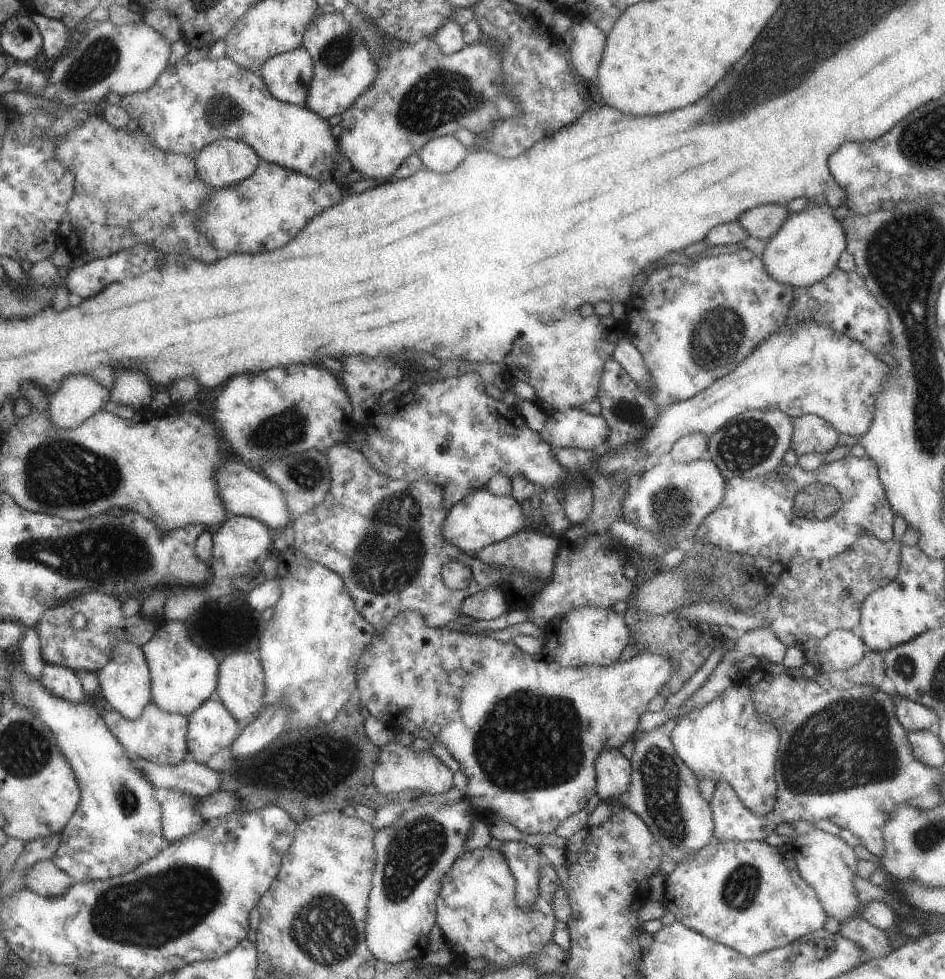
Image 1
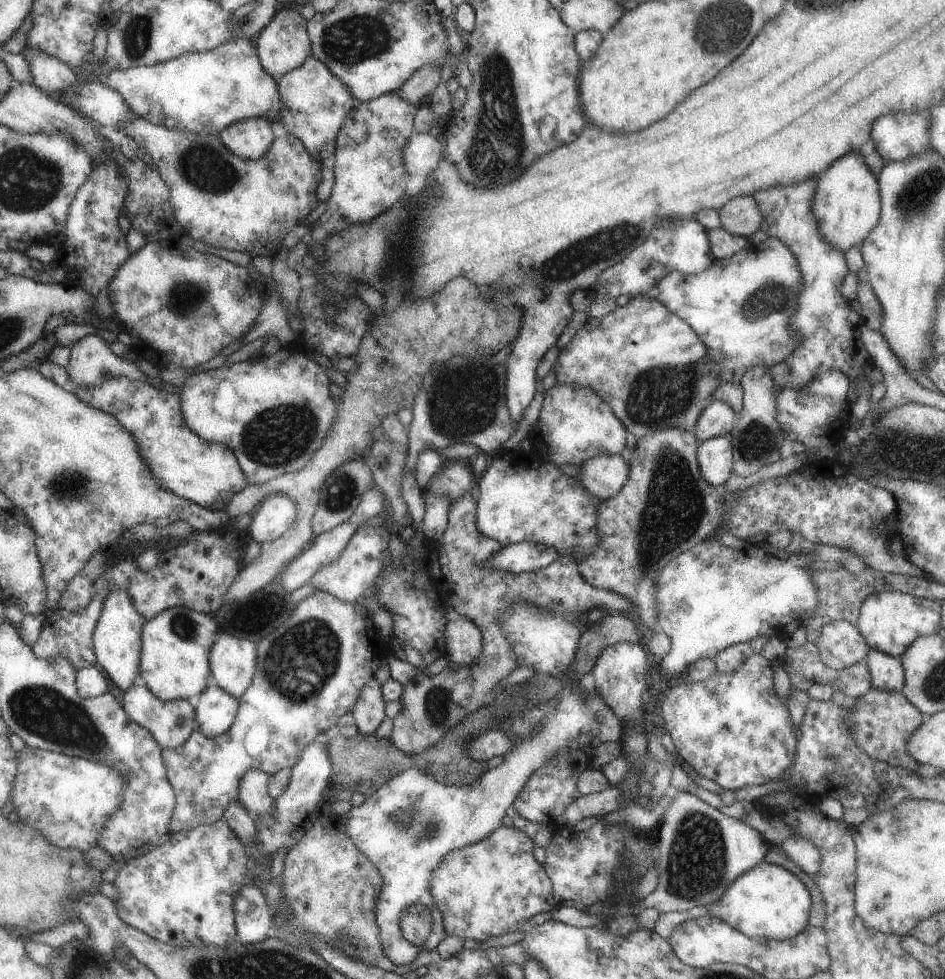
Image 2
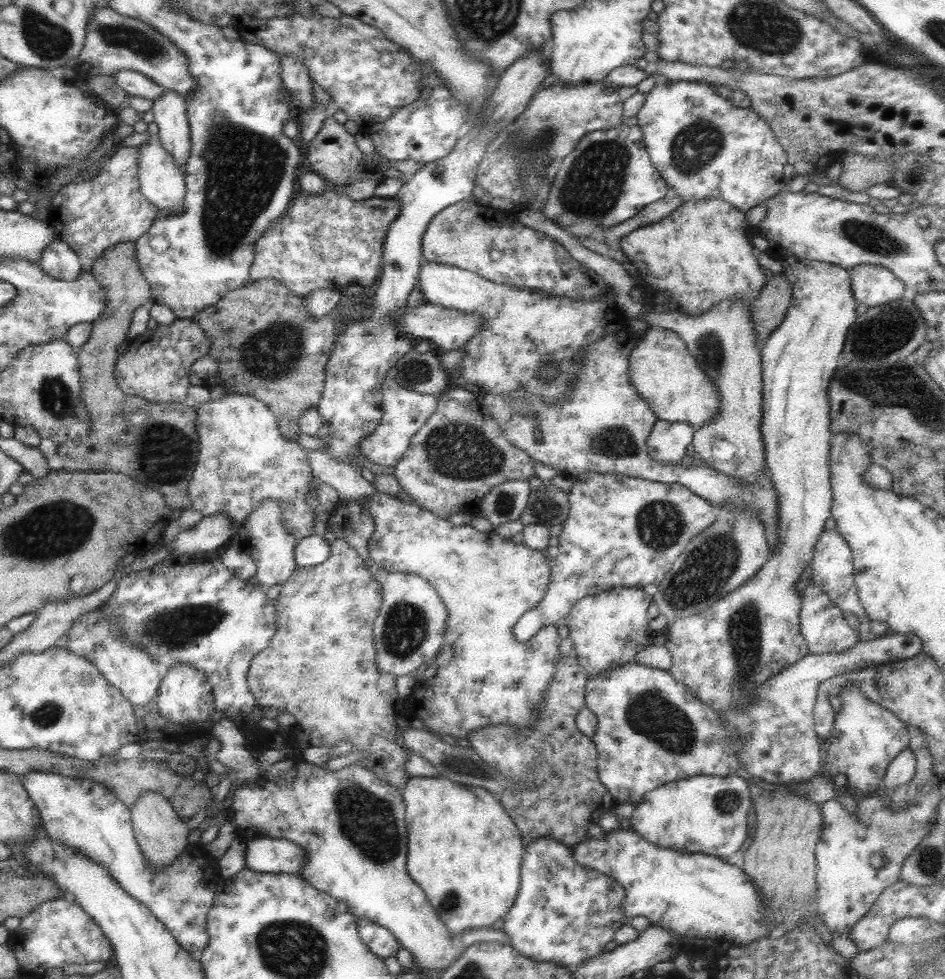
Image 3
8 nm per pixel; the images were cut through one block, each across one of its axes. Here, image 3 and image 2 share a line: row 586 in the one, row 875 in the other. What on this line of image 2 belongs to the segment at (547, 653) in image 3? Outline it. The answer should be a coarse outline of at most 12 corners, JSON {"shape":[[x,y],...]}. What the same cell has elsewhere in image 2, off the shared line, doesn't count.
{"shape":[[501,824],[442,856],[447,935],[481,943],[550,912],[526,834]]}

